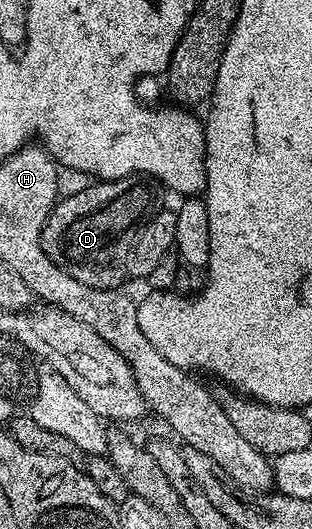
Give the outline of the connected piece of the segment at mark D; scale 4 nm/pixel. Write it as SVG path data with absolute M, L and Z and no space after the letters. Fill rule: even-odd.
M132 176L92 182L89 188L57 200L40 232L44 253L70 278L86 286L119 289L126 280L126 254L132 245L128 233L141 223L148 208L148 188L143 182ZM123 232L128 233L120 236Z

